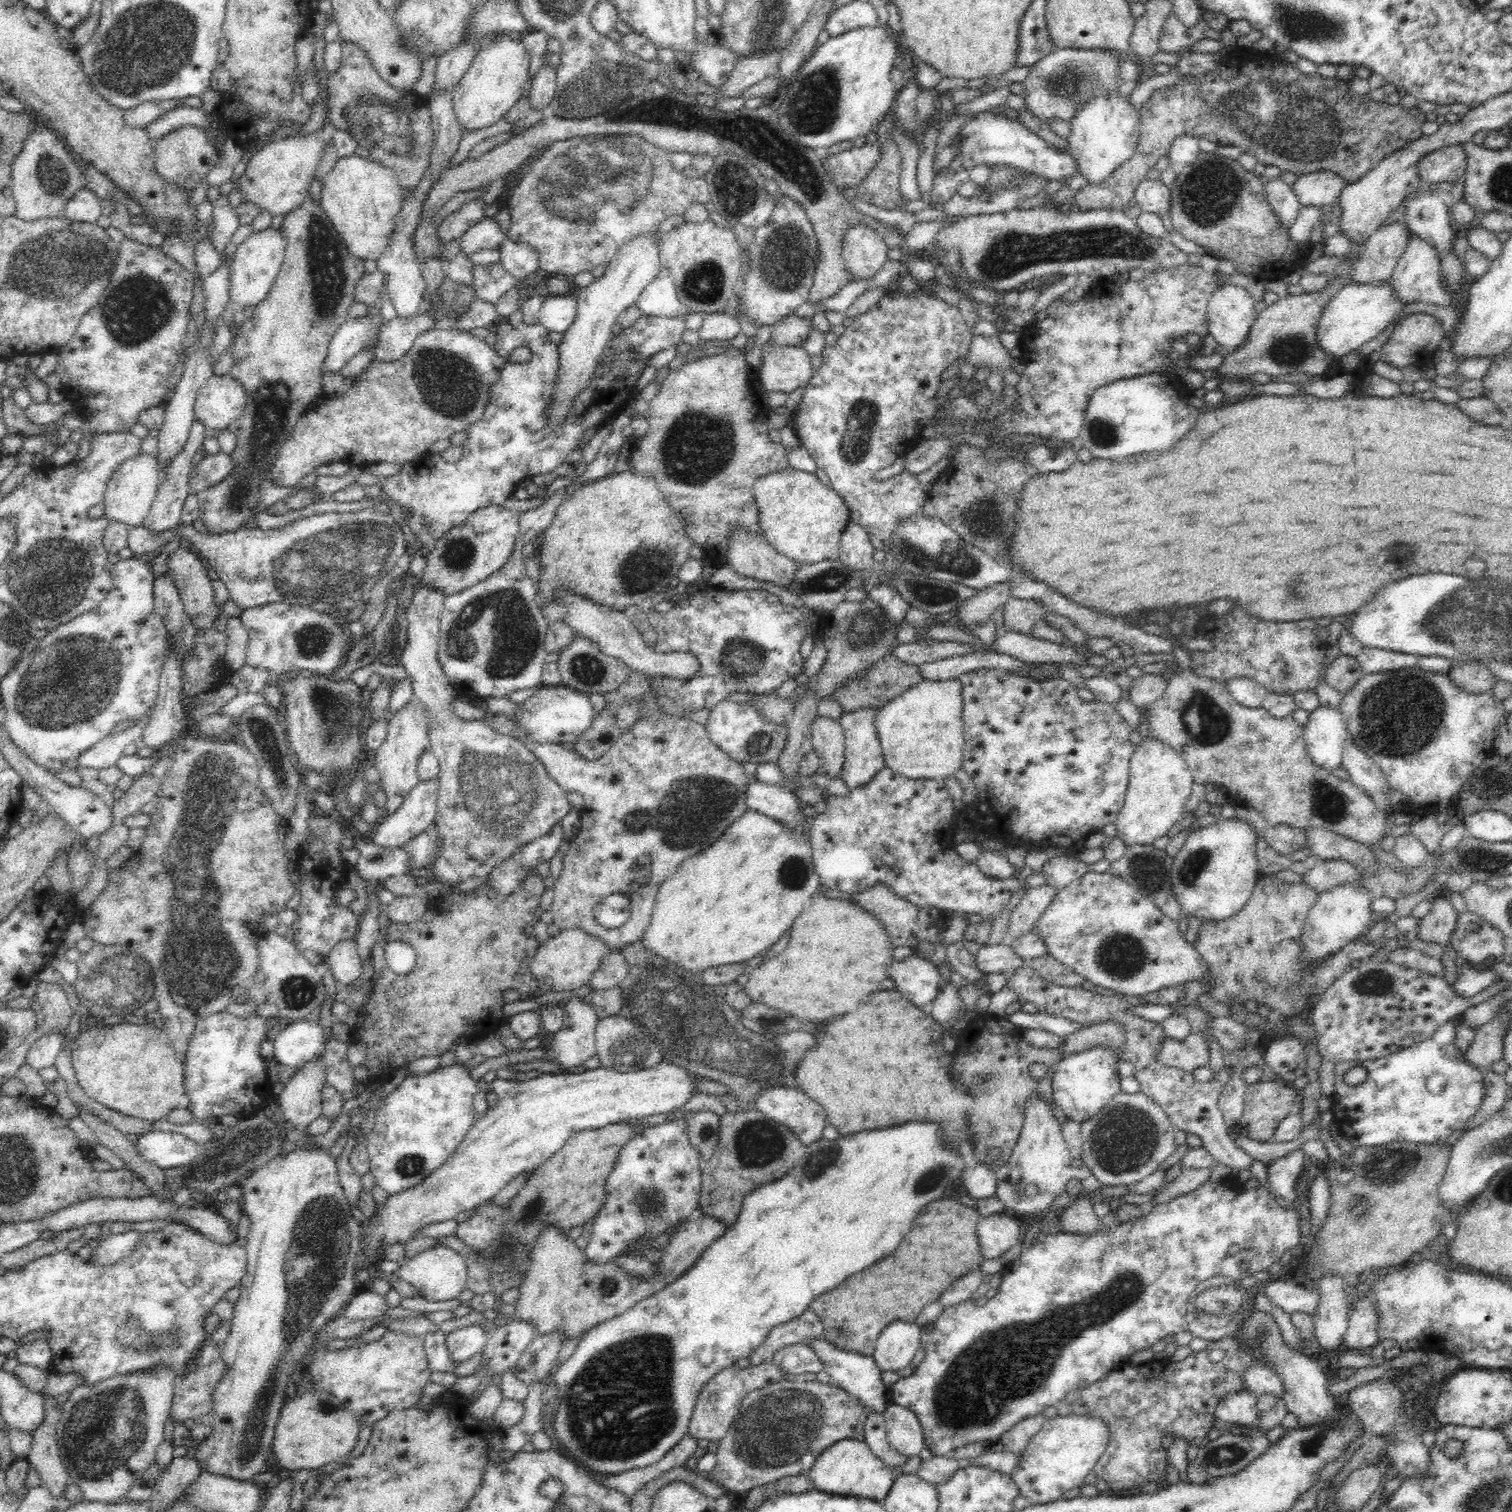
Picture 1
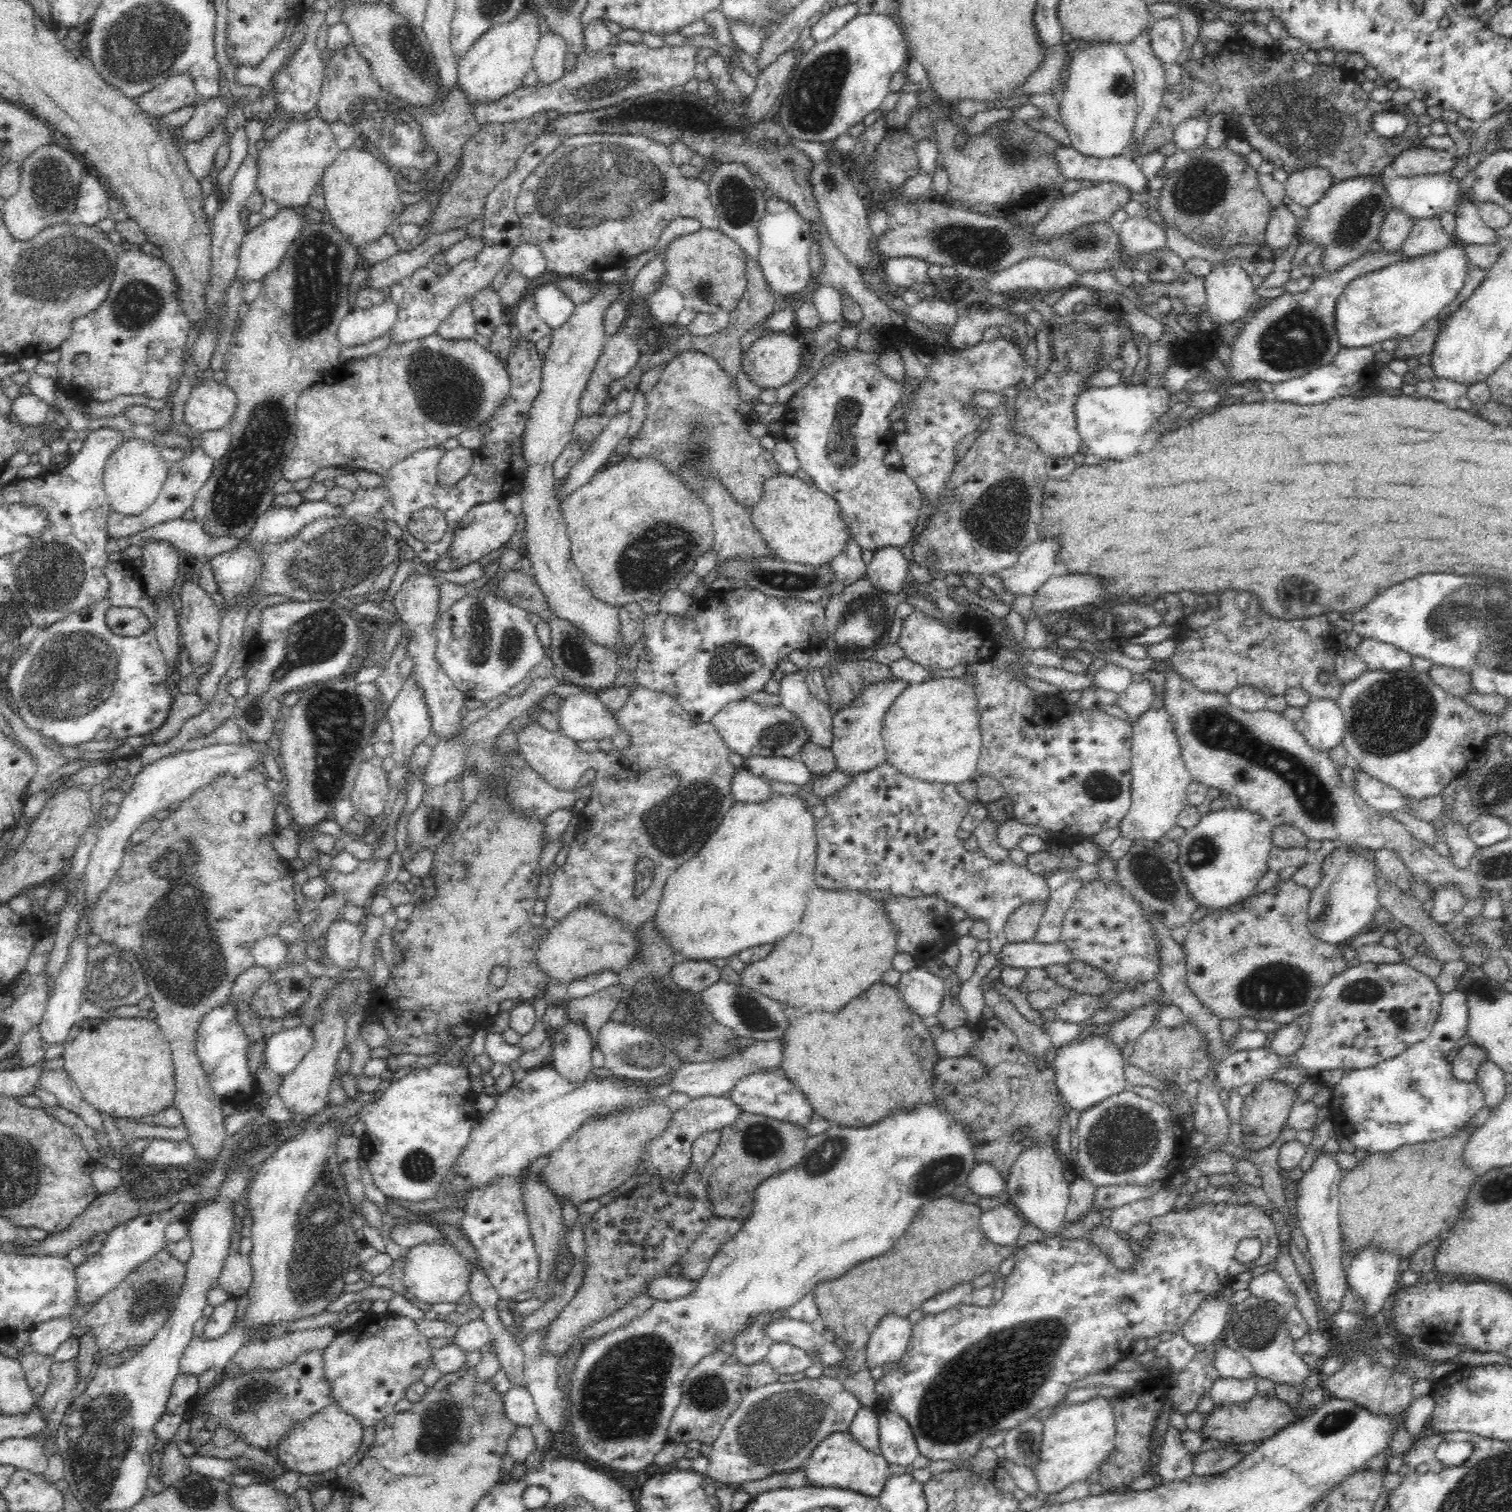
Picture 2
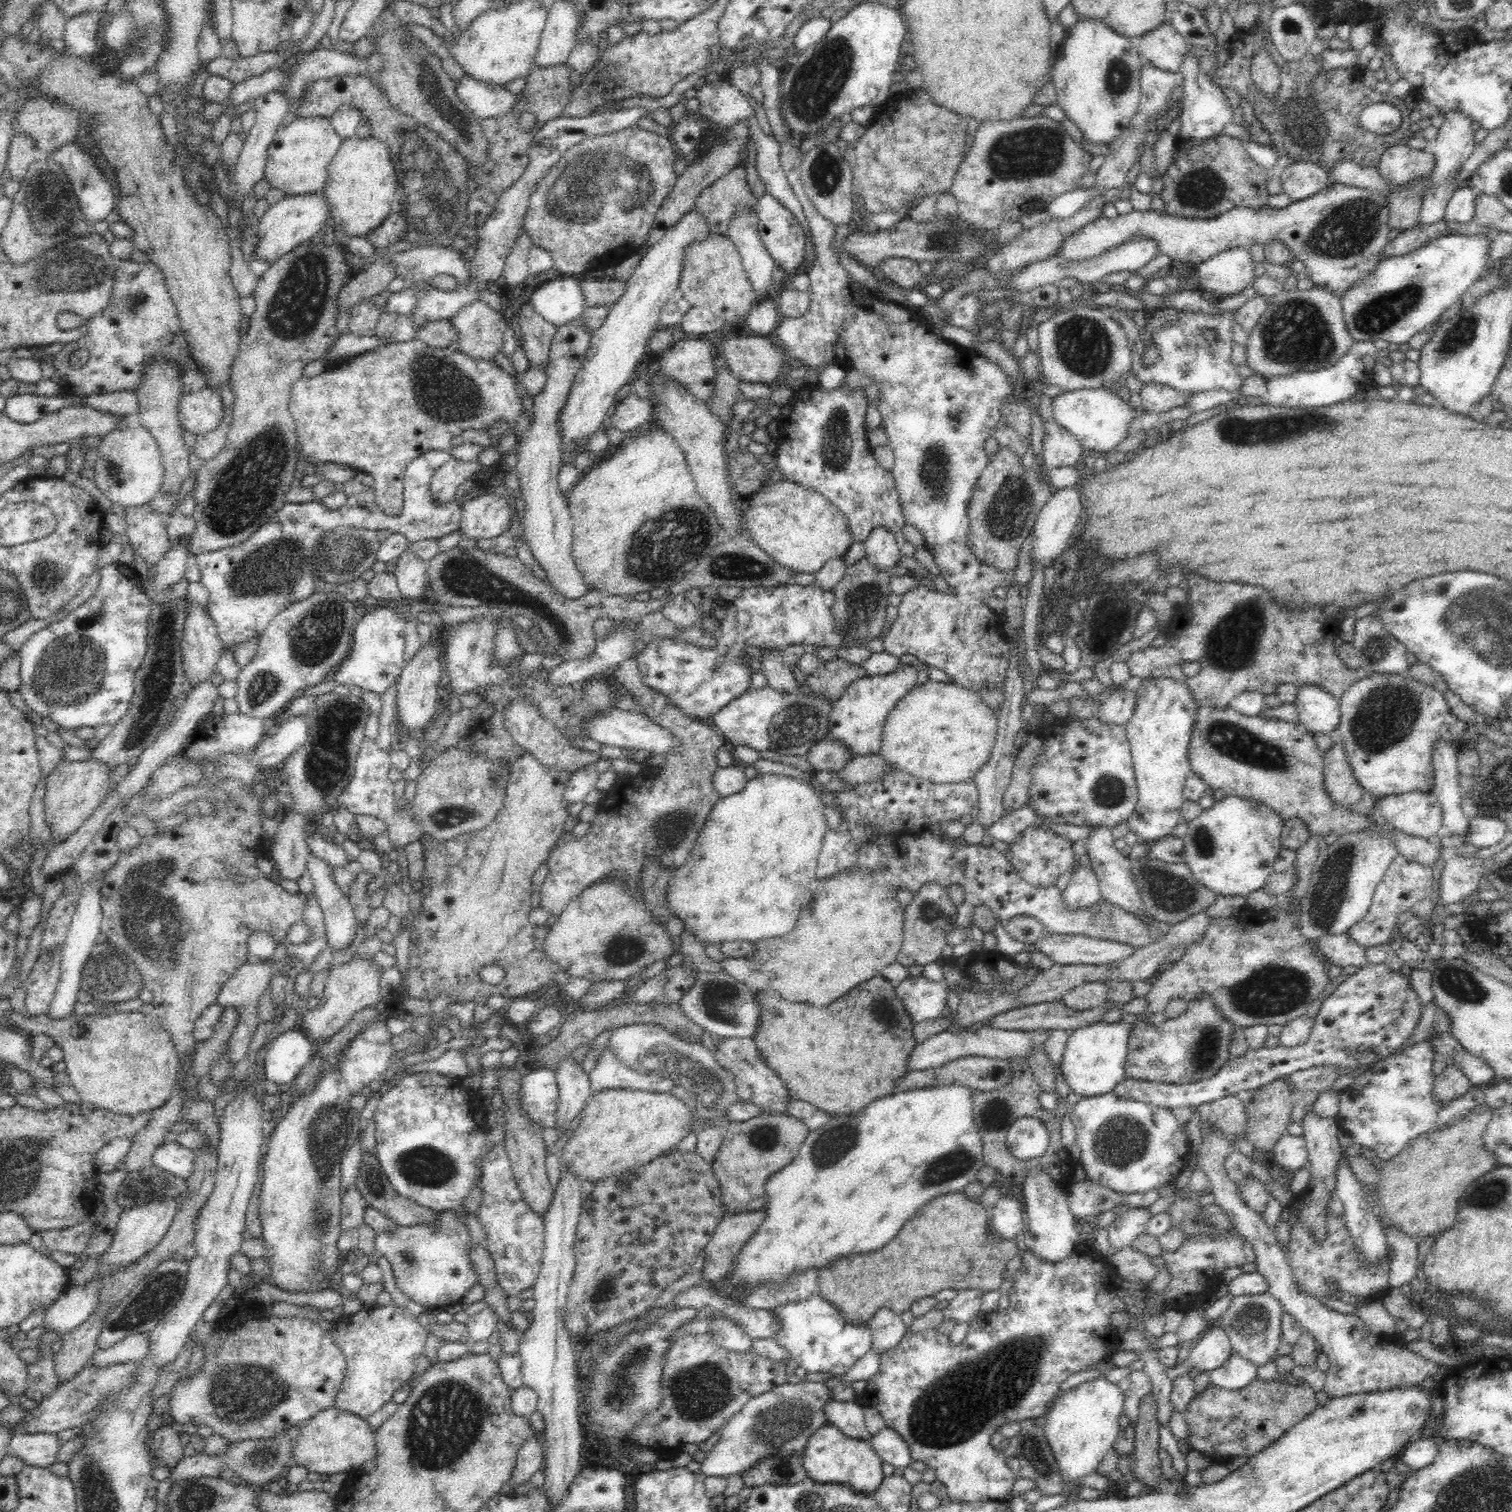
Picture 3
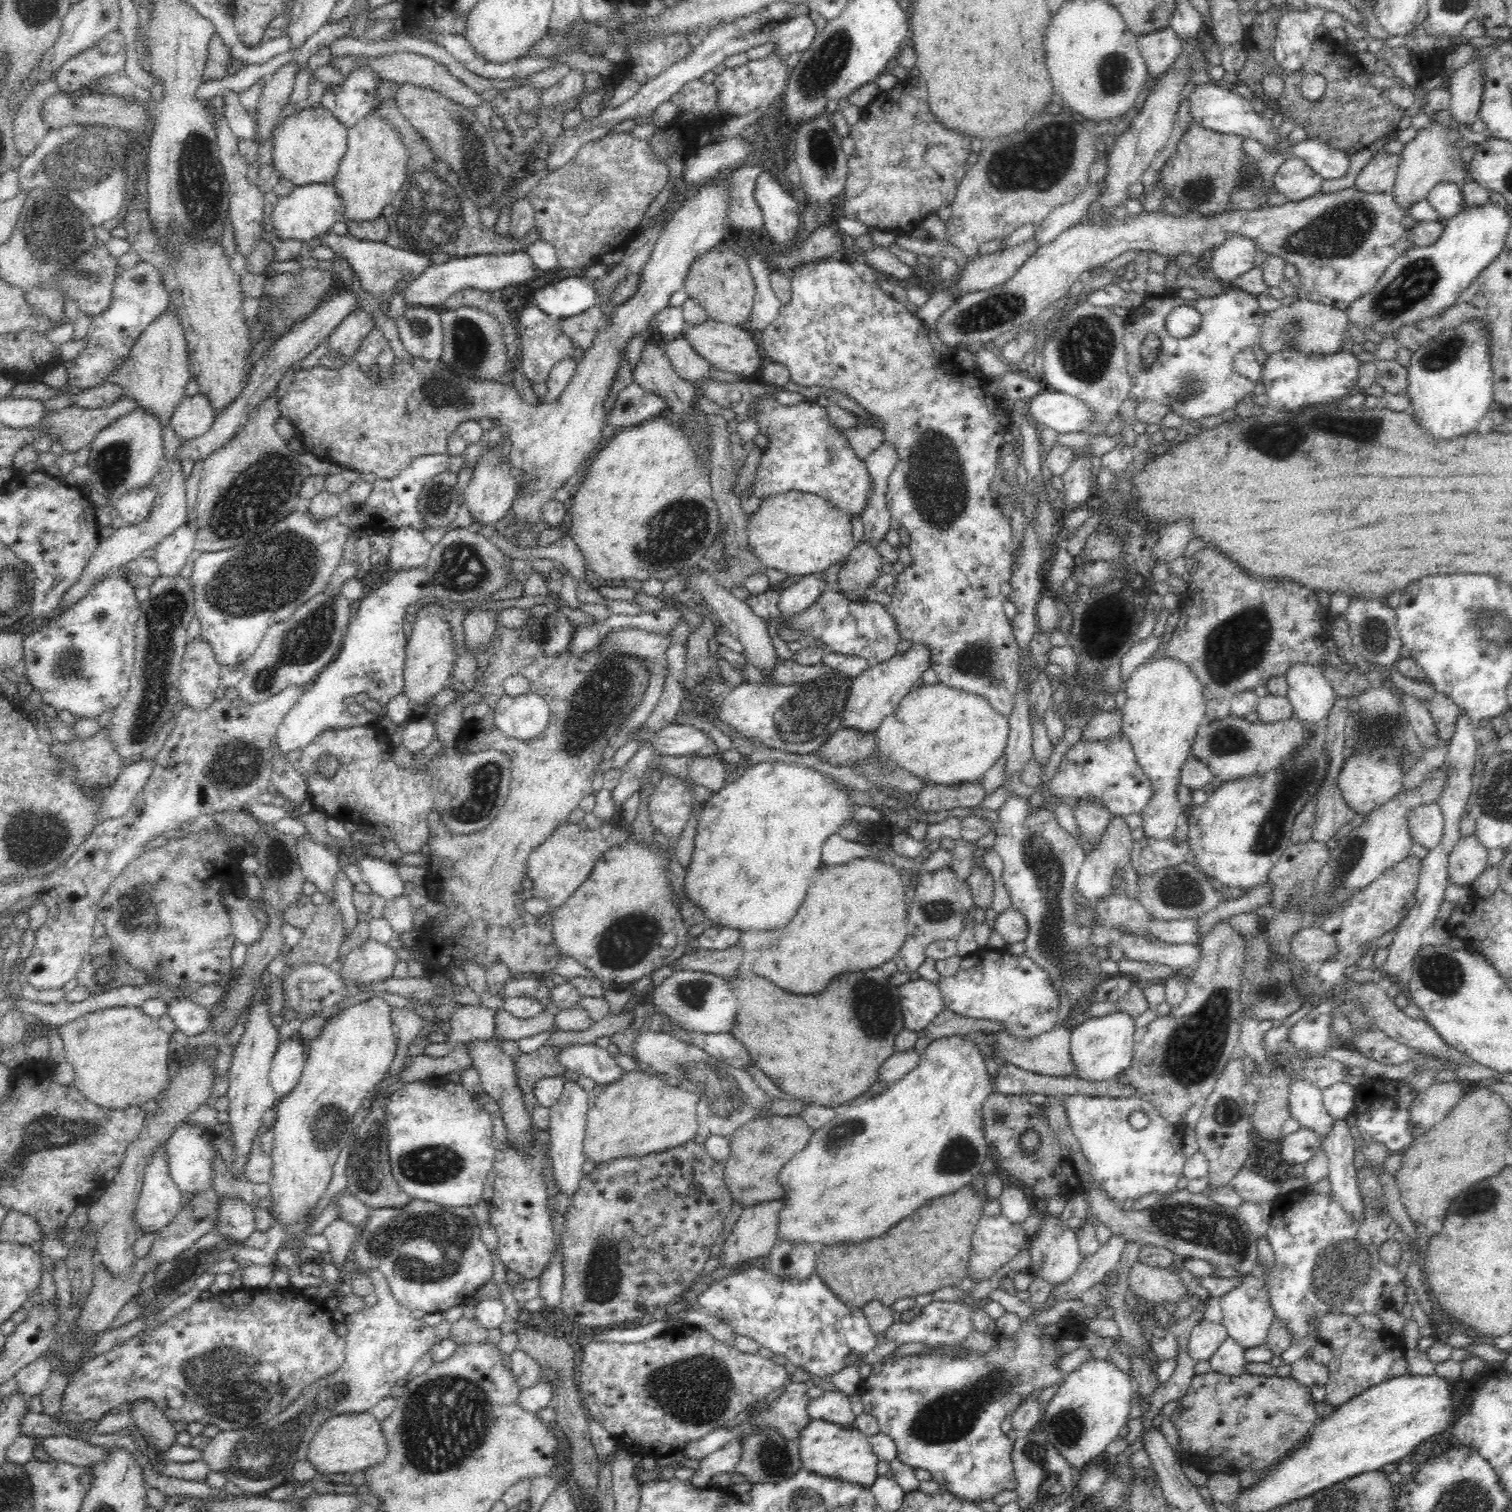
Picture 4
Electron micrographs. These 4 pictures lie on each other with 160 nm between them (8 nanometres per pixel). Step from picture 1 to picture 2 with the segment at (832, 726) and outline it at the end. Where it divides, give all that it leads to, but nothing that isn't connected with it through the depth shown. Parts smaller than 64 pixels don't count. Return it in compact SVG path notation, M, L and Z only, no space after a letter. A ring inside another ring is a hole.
M801 670L785 673L778 683L780 704L803 722L810 741L830 748L832 712L812 696Z

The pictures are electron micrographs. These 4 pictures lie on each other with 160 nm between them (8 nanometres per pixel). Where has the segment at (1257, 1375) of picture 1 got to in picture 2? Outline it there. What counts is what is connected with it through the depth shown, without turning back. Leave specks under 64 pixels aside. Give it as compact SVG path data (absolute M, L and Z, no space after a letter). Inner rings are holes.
M1220 1339L1214 1348L1214 1369L1224 1378L1248 1378L1255 1374L1250 1361Z

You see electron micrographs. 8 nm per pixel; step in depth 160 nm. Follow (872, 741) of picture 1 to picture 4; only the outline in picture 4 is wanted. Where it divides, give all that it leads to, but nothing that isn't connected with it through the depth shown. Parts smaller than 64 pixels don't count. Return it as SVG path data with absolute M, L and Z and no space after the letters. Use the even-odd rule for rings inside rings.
M914 642L904 651L897 652L884 662L870 664L864 672L852 678L849 695L844 700L841 726L855 728L860 732L876 732L882 719L890 716L896 710L900 701L915 688L915 682L922 676L922 672L931 666L931 652L929 646L921 642Z

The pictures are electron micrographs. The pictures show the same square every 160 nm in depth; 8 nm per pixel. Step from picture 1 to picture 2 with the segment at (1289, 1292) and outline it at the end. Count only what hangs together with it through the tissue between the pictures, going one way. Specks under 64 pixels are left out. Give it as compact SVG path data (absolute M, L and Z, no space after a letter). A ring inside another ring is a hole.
M1266 1271L1253 1277L1247 1290L1254 1297L1276 1302L1286 1308L1294 1308L1297 1305L1297 1297L1275 1271Z

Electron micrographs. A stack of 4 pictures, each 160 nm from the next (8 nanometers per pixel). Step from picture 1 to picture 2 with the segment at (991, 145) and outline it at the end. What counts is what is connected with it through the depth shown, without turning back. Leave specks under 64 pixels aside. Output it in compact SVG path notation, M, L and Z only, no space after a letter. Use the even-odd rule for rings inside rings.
M1058 147L1053 152L1057 168L1069 180L1092 180L1095 183L1117 182L1130 190L1146 192L1146 182L1142 168L1132 159L1122 155L1098 158L1078 152L1074 147Z

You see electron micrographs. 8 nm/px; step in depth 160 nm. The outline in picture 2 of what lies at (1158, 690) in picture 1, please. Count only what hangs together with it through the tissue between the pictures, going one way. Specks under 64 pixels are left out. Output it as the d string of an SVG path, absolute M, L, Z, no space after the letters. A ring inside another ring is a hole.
M1132 681L1124 692L1116 696L1116 704L1127 714L1131 721L1146 712L1154 700L1154 688L1150 681Z

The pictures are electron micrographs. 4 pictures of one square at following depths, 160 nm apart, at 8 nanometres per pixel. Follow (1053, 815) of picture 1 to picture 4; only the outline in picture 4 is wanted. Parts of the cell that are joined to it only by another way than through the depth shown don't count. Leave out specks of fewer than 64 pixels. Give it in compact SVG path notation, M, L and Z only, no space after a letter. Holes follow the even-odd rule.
M1122 732L1104 742L1080 740L1073 744L1050 780L1048 791L1071 808L1080 799L1098 800L1113 817L1142 812L1154 796L1154 786L1138 764L1132 743Z

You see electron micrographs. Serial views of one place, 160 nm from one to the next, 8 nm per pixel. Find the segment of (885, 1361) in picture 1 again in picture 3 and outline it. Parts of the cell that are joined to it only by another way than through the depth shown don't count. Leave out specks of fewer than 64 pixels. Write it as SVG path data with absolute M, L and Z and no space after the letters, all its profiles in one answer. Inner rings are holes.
M878 1308L872 1319L866 1322L866 1326L872 1334L871 1350L876 1353L894 1348L907 1334L907 1327L901 1316L889 1308Z

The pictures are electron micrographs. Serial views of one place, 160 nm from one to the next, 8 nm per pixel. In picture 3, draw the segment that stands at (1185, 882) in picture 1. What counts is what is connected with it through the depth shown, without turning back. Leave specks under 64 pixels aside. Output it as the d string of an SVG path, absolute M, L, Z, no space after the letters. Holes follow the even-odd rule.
M1226 795L1189 822L1184 836L1185 864L1196 880L1216 894L1246 897L1263 888L1282 850L1284 821L1266 805Z

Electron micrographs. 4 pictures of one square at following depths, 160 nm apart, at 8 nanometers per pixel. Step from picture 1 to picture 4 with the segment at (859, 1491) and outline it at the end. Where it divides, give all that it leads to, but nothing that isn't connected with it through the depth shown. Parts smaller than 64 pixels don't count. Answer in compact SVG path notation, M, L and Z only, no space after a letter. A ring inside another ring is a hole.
M811 1419L797 1439L800 1462L806 1470L820 1476L842 1479L868 1488L878 1476L876 1463L879 1458L874 1454L867 1438L853 1424L842 1426L828 1420Z

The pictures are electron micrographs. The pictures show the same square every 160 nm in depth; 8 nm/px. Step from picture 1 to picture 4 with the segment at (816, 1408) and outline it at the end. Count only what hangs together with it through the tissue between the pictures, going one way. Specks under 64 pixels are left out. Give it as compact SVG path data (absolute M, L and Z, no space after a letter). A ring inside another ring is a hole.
M789 1382L786 1392L770 1404L765 1411L753 1412L754 1420L750 1427L769 1426L778 1429L778 1432L788 1440L797 1441L802 1428L810 1422L811 1418L806 1413L809 1404L806 1395L806 1385ZM740 1438L727 1442L722 1448L715 1450L701 1460L700 1468L694 1471L694 1474L688 1479L688 1483L696 1487L707 1487L714 1474L732 1472L740 1460L740 1454L742 1454Z

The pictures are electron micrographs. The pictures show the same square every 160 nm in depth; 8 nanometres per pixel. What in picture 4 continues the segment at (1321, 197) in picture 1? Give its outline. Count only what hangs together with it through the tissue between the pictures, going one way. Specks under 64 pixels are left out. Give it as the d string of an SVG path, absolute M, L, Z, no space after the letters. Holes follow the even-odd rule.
M1286 158L1273 176L1273 188L1288 201L1299 201L1318 193L1323 178L1302 159Z

